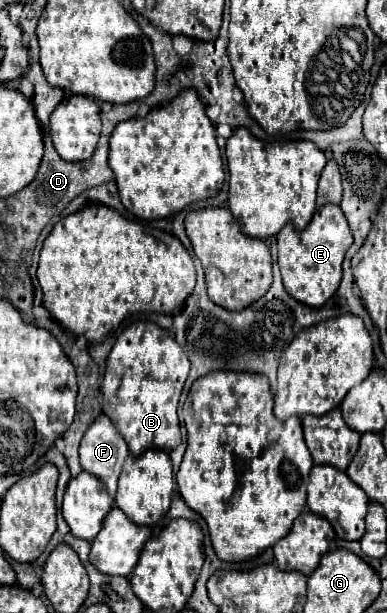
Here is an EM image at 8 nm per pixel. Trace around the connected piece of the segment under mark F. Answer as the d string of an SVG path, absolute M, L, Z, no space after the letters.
M102 413L84 433L80 445L80 463L88 473L102 479L108 495L114 497L116 483L128 453L126 441L116 431L112 421Z

